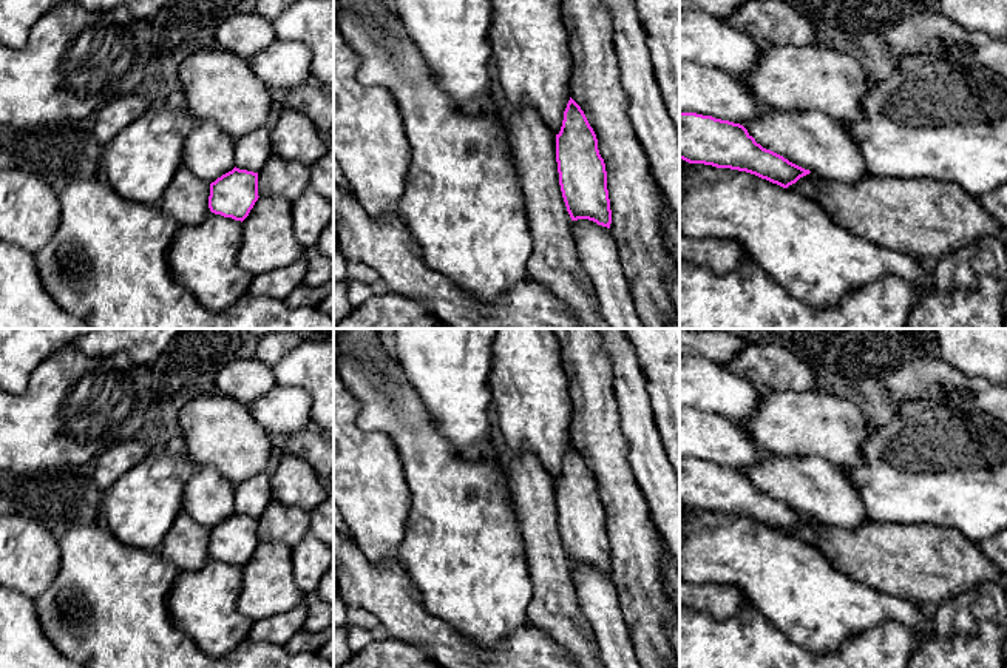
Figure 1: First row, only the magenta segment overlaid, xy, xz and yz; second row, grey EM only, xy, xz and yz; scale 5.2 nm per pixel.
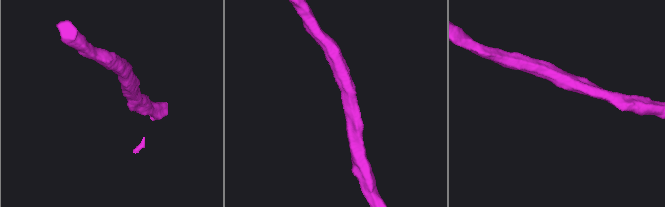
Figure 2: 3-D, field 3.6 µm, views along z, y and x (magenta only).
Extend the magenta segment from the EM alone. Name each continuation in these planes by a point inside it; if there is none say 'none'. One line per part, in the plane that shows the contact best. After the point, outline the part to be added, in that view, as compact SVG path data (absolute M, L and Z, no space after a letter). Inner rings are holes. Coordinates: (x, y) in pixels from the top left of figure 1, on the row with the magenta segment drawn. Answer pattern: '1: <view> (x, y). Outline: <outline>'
1: yz (793, 239). Outline: M686 162L680 171L680 231L692 239L717 238L741 244L748 259L758 265L789 296L814 307L834 307L848 293L885 276L908 281L919 296L927 293L933 282L933 265L845 228L817 202L746 171Z

